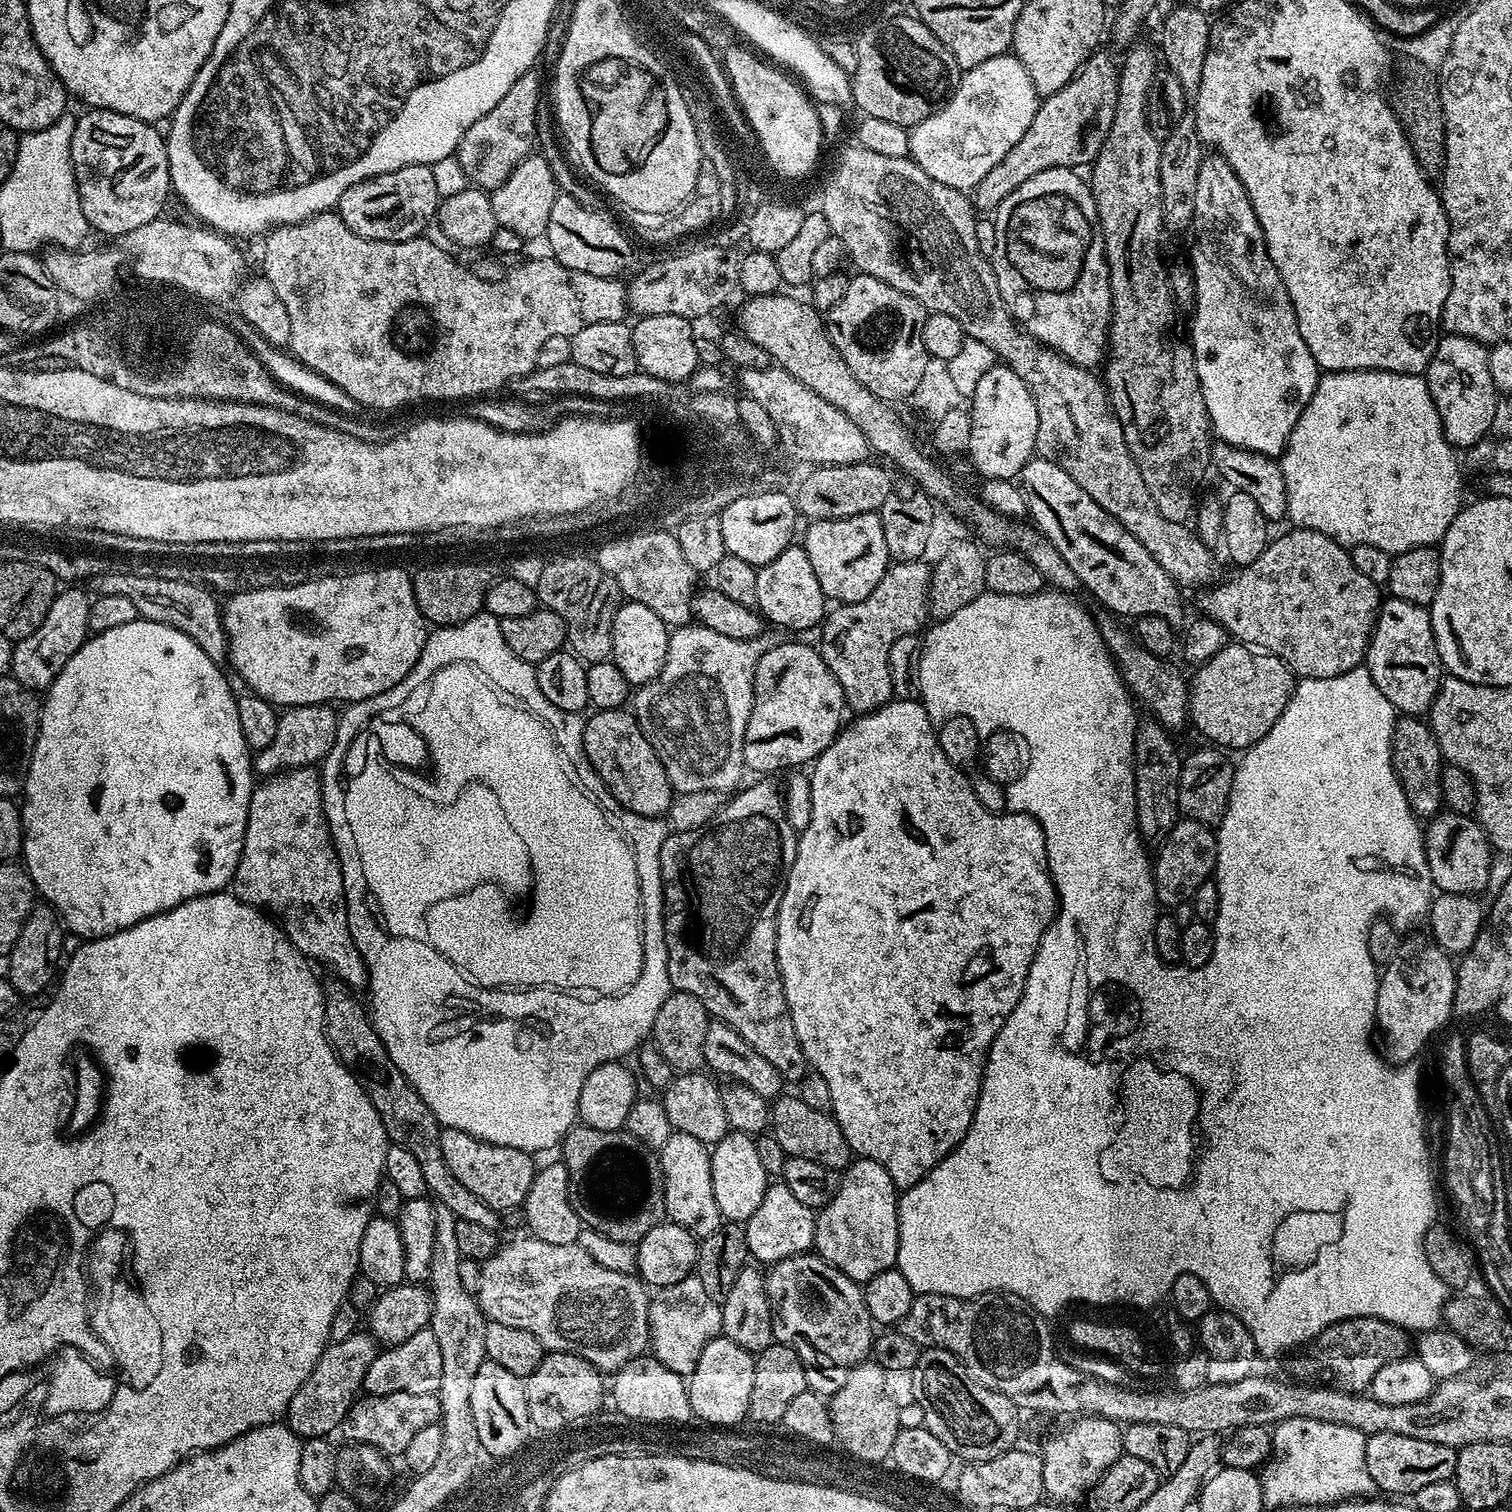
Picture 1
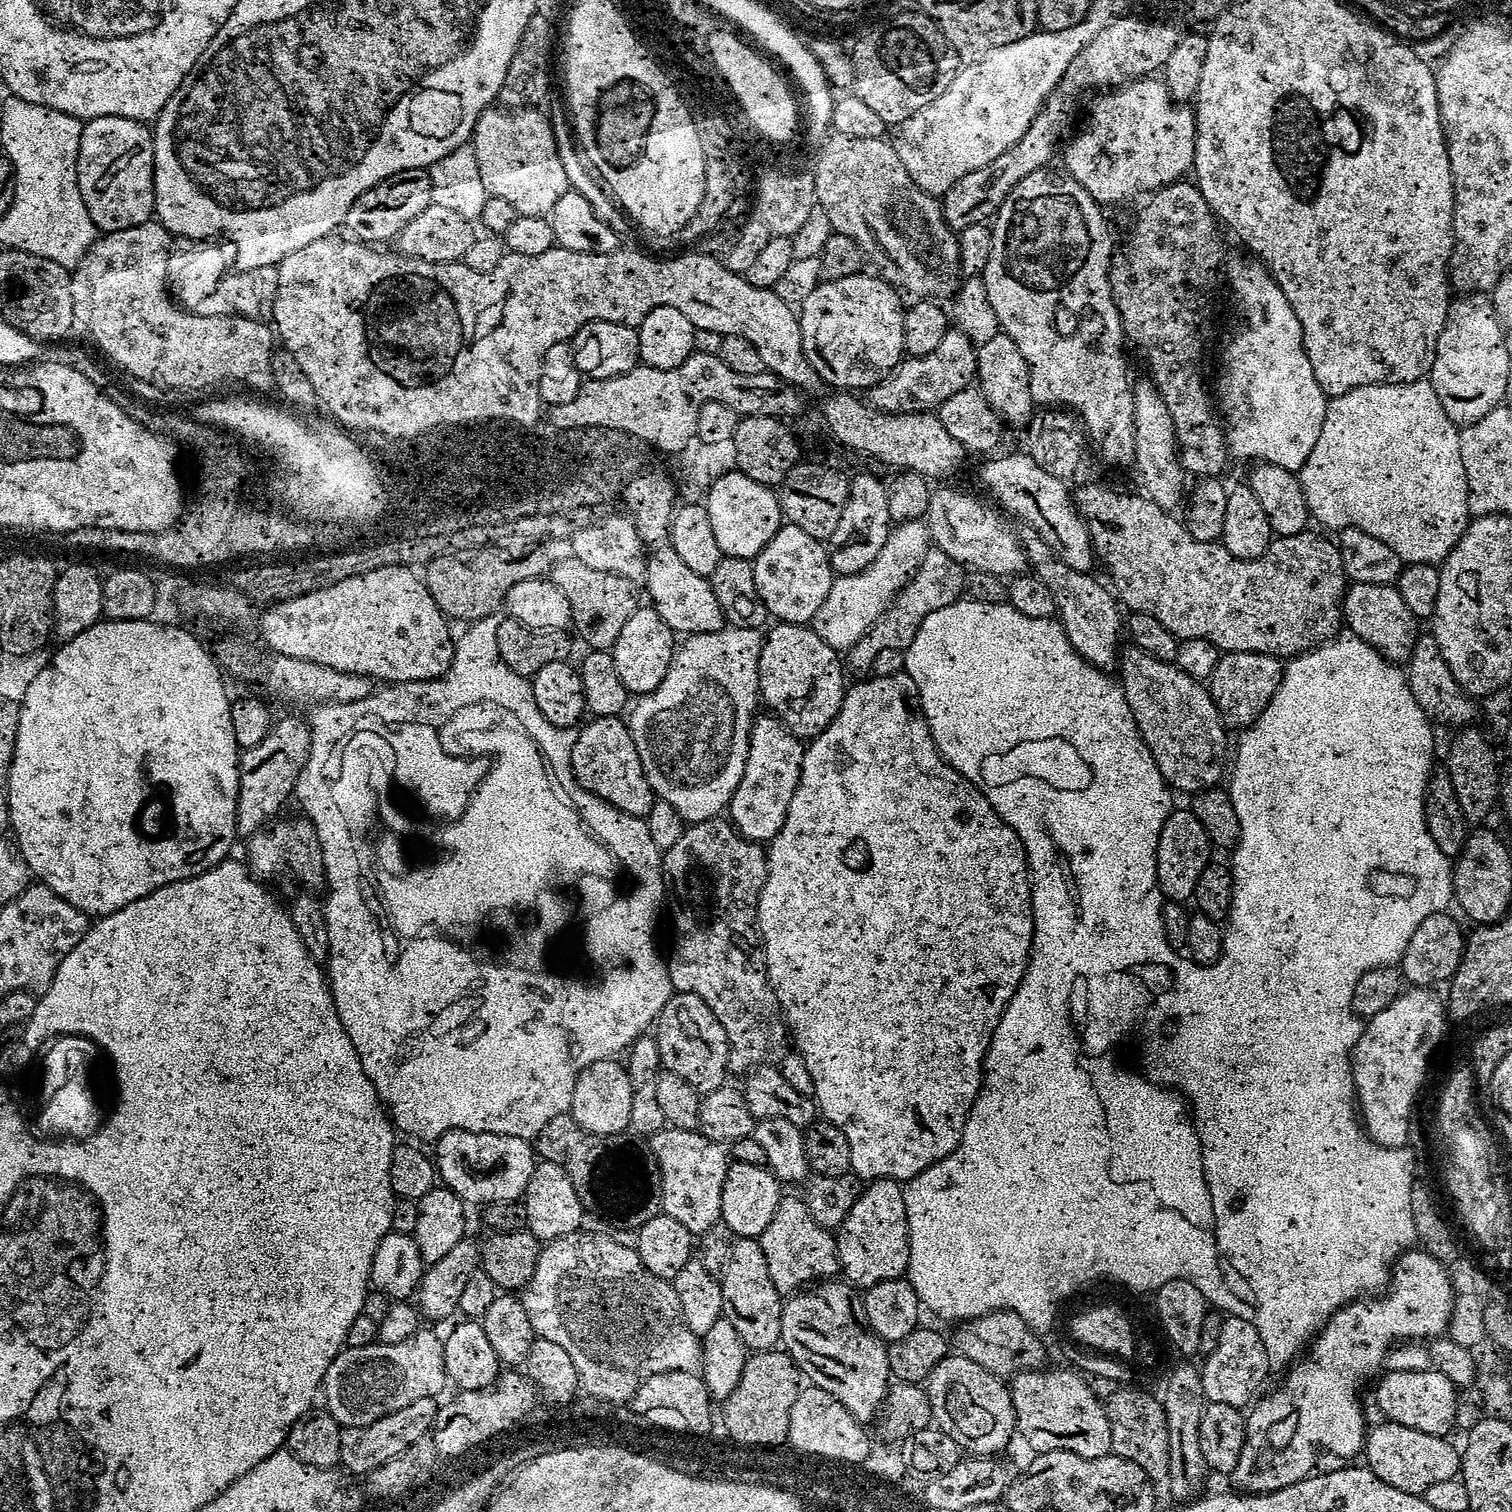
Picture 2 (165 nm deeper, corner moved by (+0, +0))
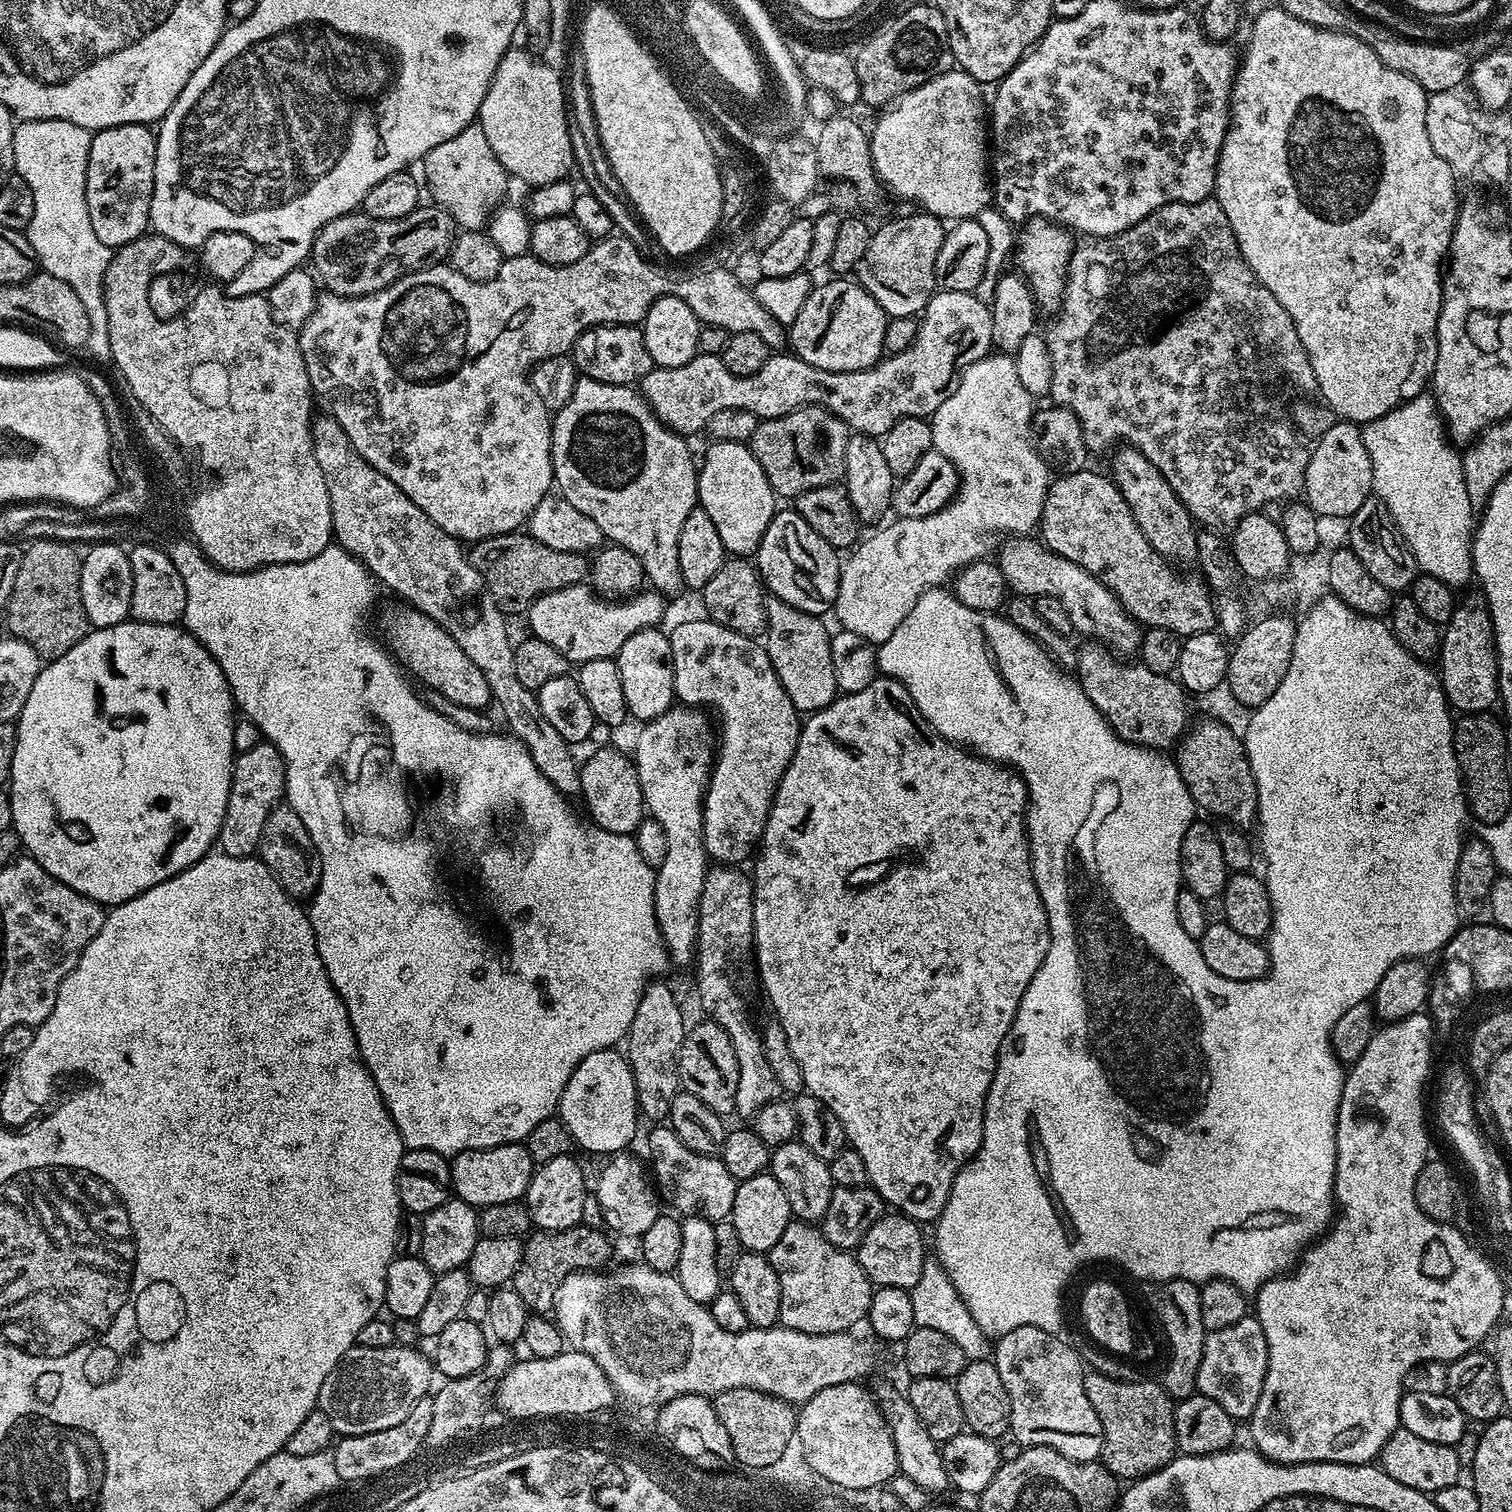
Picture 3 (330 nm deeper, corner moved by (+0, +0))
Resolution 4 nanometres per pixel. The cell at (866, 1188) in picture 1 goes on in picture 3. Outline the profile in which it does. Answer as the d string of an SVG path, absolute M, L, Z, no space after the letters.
M885 1214L870 1226L866 1238L854 1249L856 1260L862 1266L866 1278L882 1288L911 1289L921 1277L926 1255L921 1225L903 1214Z

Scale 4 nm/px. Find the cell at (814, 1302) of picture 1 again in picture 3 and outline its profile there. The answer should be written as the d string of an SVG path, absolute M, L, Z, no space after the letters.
M880 1384L874 1388L874 1395L879 1403L880 1412L886 1418L890 1434L894 1438L896 1457L900 1463L899 1475L910 1478L927 1494L944 1492L950 1488L946 1466L943 1464L941 1445L930 1438L930 1430L924 1428L924 1423L918 1418L914 1406L910 1406L907 1395L900 1392L892 1384Z

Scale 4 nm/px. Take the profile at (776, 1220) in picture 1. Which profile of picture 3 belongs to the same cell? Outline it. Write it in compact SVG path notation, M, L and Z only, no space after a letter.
M793 1219L791 1224L782 1230L782 1238L766 1253L772 1268L778 1274L780 1283L780 1324L806 1334L825 1336L835 1332L847 1332L855 1329L855 1324L865 1319L872 1301L874 1285L866 1278L862 1266L851 1251L835 1248L826 1242L815 1223Z

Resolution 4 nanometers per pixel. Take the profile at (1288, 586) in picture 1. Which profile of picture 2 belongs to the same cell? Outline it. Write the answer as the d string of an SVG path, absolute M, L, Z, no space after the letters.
M1084 484L1080 489L1075 489L1074 499L1076 507L1079 508L1081 516L1088 523L1088 533L1092 539L1092 546L1097 557L1104 559L1104 564L1108 567L1108 572L1112 575L1110 579L1111 587L1118 597L1119 603L1123 605L1129 613L1145 612L1154 614L1166 630L1170 630L1176 639L1189 640L1190 638L1203 638L1209 640L1215 648L1219 648L1221 653L1225 652L1257 652L1258 654L1267 654L1277 658L1291 658L1301 656L1312 648L1319 648L1322 644L1327 644L1341 631L1342 617L1344 615L1344 593L1346 591L1346 577L1344 575L1344 563L1340 557L1339 547L1332 544L1324 536L1315 536L1312 530L1305 530L1294 534L1293 536L1276 536L1272 544L1262 555L1253 560L1239 560L1234 558L1224 549L1223 543L1199 541L1190 534L1185 521L1178 518L1175 520L1171 511L1162 509L1147 495L1127 496L1124 492L1115 492L1112 488L1107 488L1104 484Z

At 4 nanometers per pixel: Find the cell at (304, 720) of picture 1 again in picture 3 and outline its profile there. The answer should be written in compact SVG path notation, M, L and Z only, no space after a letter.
M261 742L254 750L235 757L232 765L232 785L224 821L220 827L218 848L226 856L252 856L260 847L262 826L266 814L286 796L286 770L282 754L270 743Z

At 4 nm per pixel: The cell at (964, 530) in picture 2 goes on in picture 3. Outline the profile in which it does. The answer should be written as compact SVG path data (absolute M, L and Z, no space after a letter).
M1025 534L1008 538L999 545L998 563L1009 589L1017 596L1035 598L1049 596L1062 602L1068 620L1077 633L1088 636L1089 641L1099 642L1121 657L1139 653L1142 628L1124 609L1122 602L1094 574L1082 570L1074 562L1051 552L1039 539Z

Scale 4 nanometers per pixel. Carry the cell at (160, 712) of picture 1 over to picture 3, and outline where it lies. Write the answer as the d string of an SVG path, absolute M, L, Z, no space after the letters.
M125 622L89 631L66 654L41 667L30 698L22 706L16 724L16 749L12 763L10 799L12 828L20 836L23 851L58 882L102 906L124 904L130 898L177 876L213 851L220 835L232 785L234 763L234 701L232 691L214 658L183 627L174 624Z

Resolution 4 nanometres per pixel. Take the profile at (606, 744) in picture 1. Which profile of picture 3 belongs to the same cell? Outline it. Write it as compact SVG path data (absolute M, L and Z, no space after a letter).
M600 748L588 761L580 764L580 796L592 815L595 826L601 832L613 832L623 836L635 833L645 819L644 795L638 782L635 763L618 749Z

